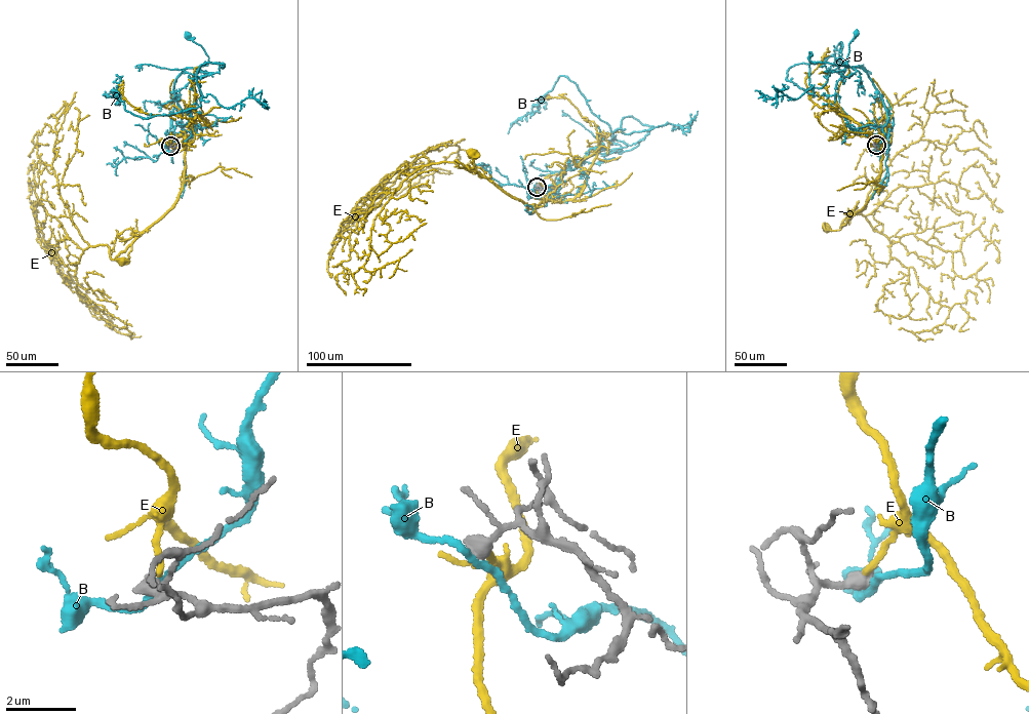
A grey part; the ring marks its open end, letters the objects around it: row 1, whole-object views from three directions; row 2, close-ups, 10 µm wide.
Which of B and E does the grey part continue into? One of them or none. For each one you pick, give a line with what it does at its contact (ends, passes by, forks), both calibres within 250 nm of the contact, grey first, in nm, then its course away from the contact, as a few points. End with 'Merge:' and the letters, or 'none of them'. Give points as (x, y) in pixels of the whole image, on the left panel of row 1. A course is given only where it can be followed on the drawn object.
E: It ends there. Thickness 280 nm (grey) against 160 nm. Its course: (170, 146), (181, 147), (185, 143), (182, 190), (174, 204), (132, 243), (128, 258), (123, 262)
Merge: E

